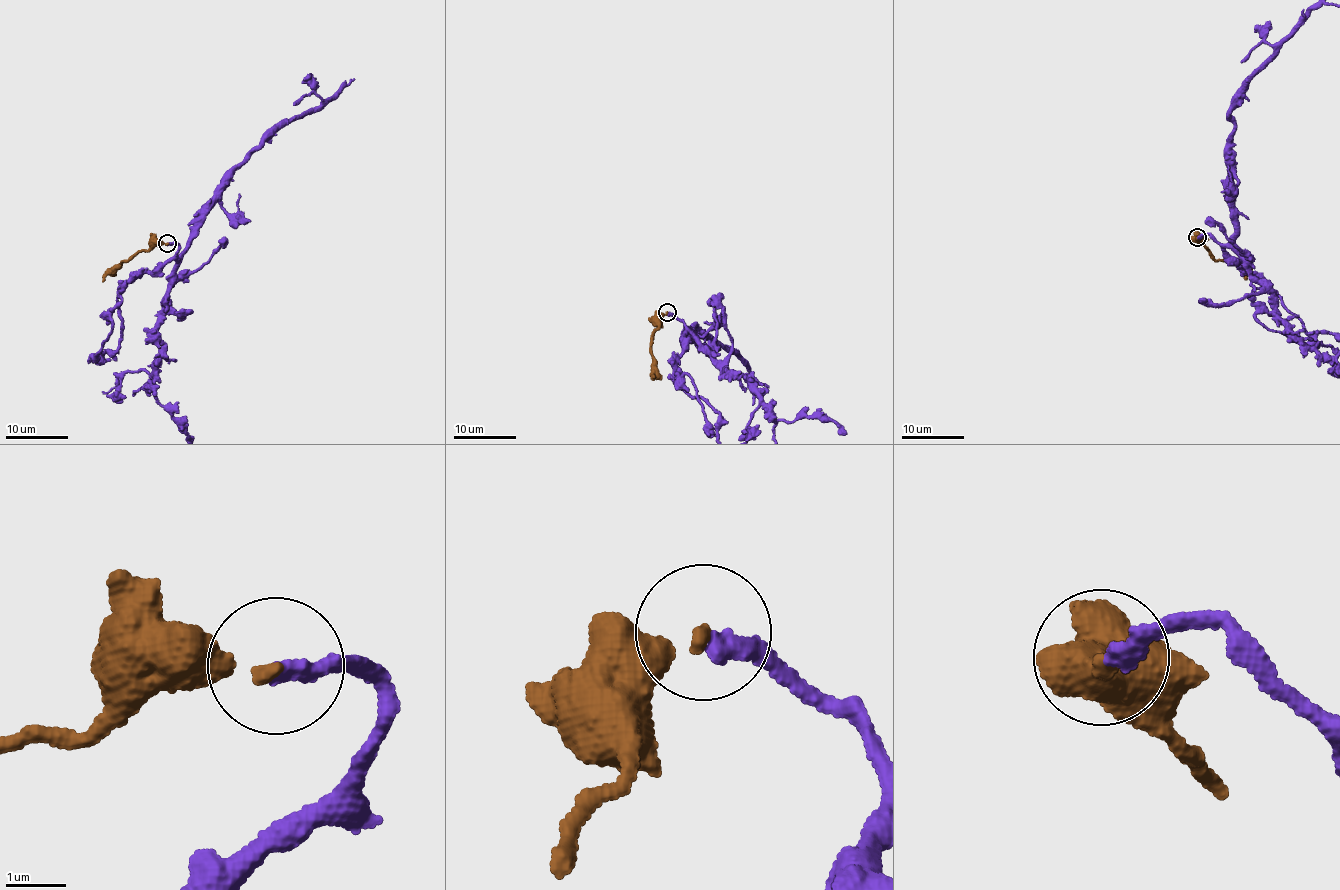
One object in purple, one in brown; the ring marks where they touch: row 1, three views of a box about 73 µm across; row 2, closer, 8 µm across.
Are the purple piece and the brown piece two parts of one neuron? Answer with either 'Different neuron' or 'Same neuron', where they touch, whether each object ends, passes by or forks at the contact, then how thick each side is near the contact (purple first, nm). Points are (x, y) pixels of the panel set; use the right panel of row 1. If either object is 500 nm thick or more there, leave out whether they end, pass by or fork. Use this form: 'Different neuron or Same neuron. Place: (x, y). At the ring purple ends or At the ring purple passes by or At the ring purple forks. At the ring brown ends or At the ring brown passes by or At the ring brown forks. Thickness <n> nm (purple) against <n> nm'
Same neuron. Place: (1197, 237). At the ring purple ends. At the ring brown ends. Thickness 300 nm (purple) against 200 nm

